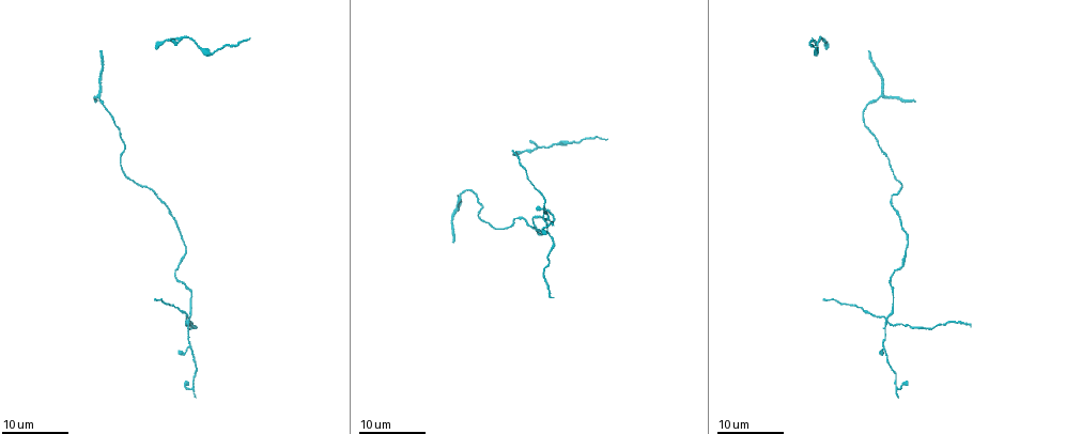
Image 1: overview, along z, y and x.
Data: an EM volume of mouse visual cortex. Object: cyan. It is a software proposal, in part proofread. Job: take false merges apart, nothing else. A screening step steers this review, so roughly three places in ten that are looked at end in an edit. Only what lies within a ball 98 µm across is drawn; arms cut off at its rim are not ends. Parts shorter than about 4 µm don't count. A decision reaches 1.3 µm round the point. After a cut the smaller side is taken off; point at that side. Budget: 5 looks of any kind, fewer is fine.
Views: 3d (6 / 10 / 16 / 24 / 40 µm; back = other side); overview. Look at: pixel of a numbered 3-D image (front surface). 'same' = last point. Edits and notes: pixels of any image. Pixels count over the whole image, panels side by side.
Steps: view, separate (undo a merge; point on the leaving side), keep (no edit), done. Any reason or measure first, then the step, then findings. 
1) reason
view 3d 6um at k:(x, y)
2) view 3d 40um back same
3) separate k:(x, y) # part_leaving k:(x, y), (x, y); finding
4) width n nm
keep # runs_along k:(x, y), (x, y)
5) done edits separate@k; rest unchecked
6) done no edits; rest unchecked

two arms in line, one across
view 3d 16um at 1:(547, 225)

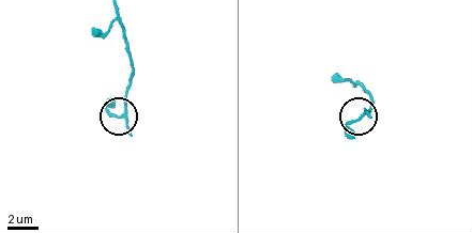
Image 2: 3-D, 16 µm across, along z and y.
view 3d 6um at 2:(119, 116)

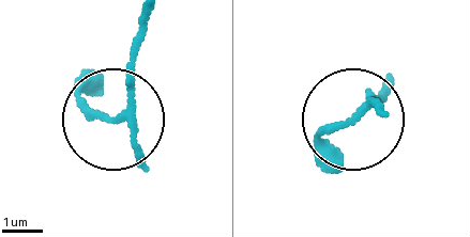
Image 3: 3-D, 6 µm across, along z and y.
arms 3
keep # one neuron here

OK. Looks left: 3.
four or more arms meet
view 3d 24um at 1:(889, 324)

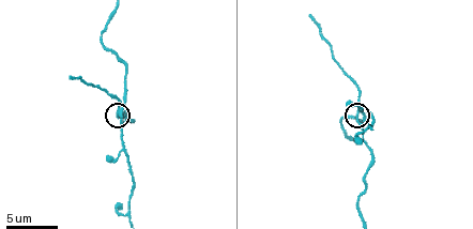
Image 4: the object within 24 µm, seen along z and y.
view 3d 6um at 4:(357, 114)

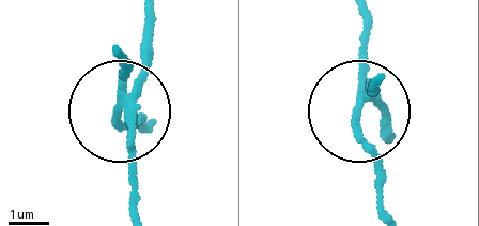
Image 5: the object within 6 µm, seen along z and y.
view 3d 6um back at 5:(121, 107)

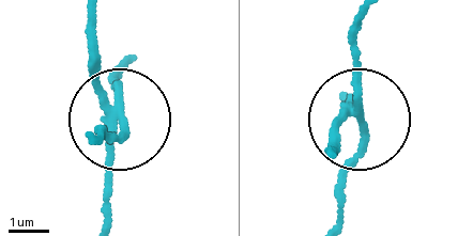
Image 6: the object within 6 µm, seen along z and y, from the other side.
width 180 nm
separate 6:(110, 143) # part_leaving 6:(357, 114), (340, 214); two neurons meet here

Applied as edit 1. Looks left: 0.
done edits separate@6; rest unchecked

